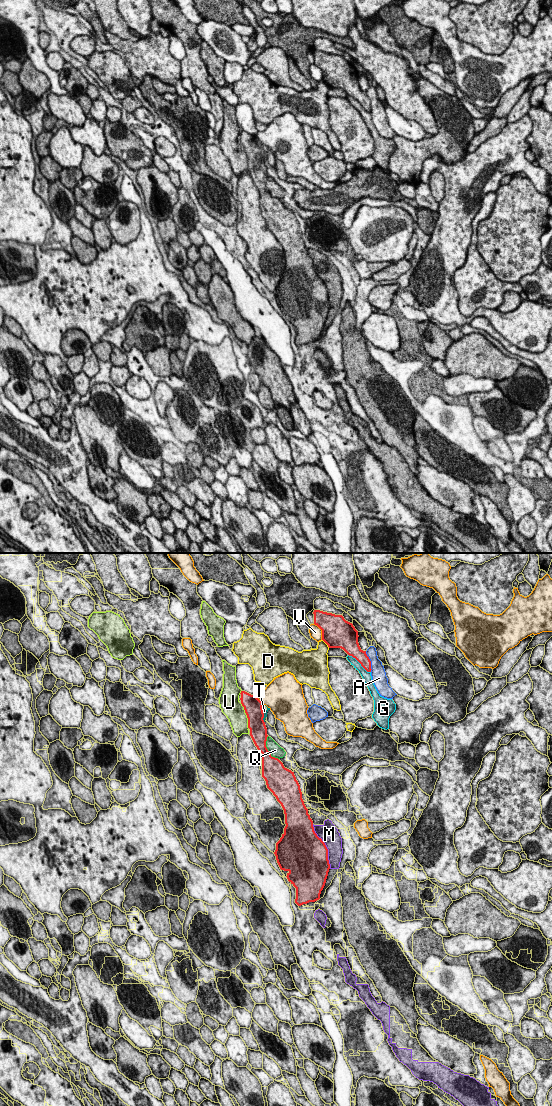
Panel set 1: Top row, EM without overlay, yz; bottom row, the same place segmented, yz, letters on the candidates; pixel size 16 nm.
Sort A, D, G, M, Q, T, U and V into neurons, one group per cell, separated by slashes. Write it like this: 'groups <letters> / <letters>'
groups A / D / G / M / Q / T V / U

